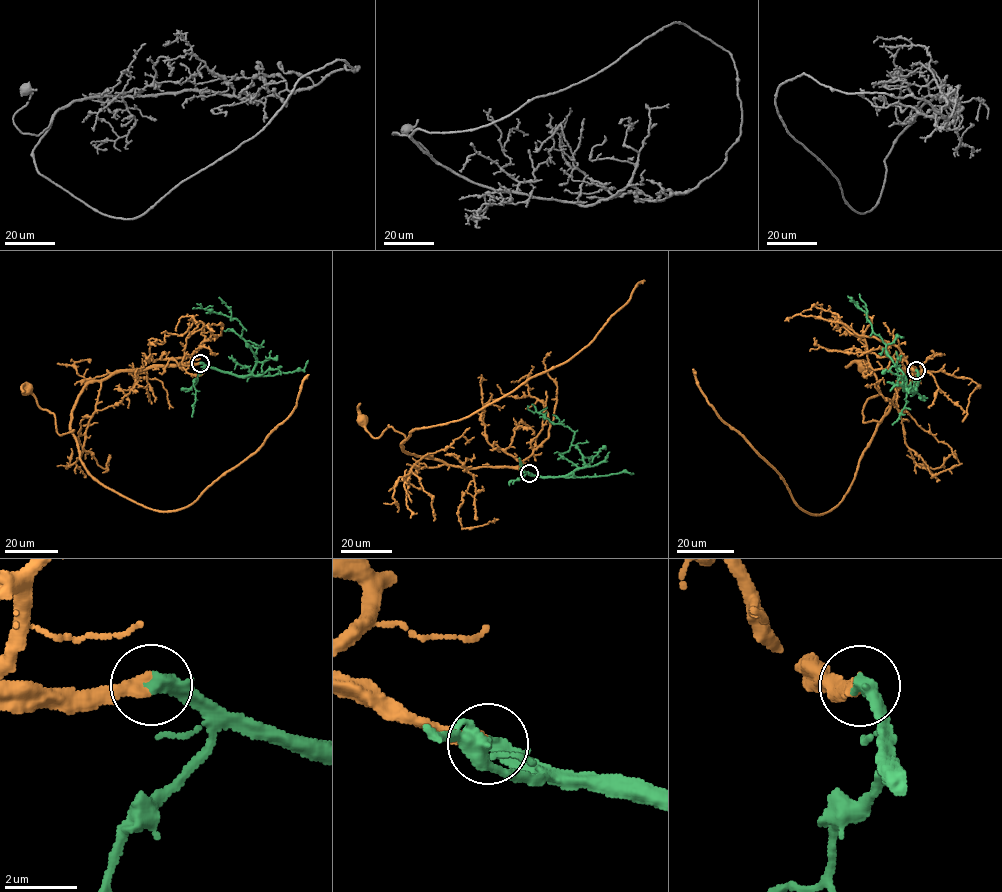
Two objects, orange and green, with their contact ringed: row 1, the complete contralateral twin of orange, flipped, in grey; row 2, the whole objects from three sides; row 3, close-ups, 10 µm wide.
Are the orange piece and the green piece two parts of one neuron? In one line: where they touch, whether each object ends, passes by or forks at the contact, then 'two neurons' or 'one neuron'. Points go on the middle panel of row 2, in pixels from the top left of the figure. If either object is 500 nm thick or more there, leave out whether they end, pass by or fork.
(529, 473) | orange ends | green ends | one neuron

